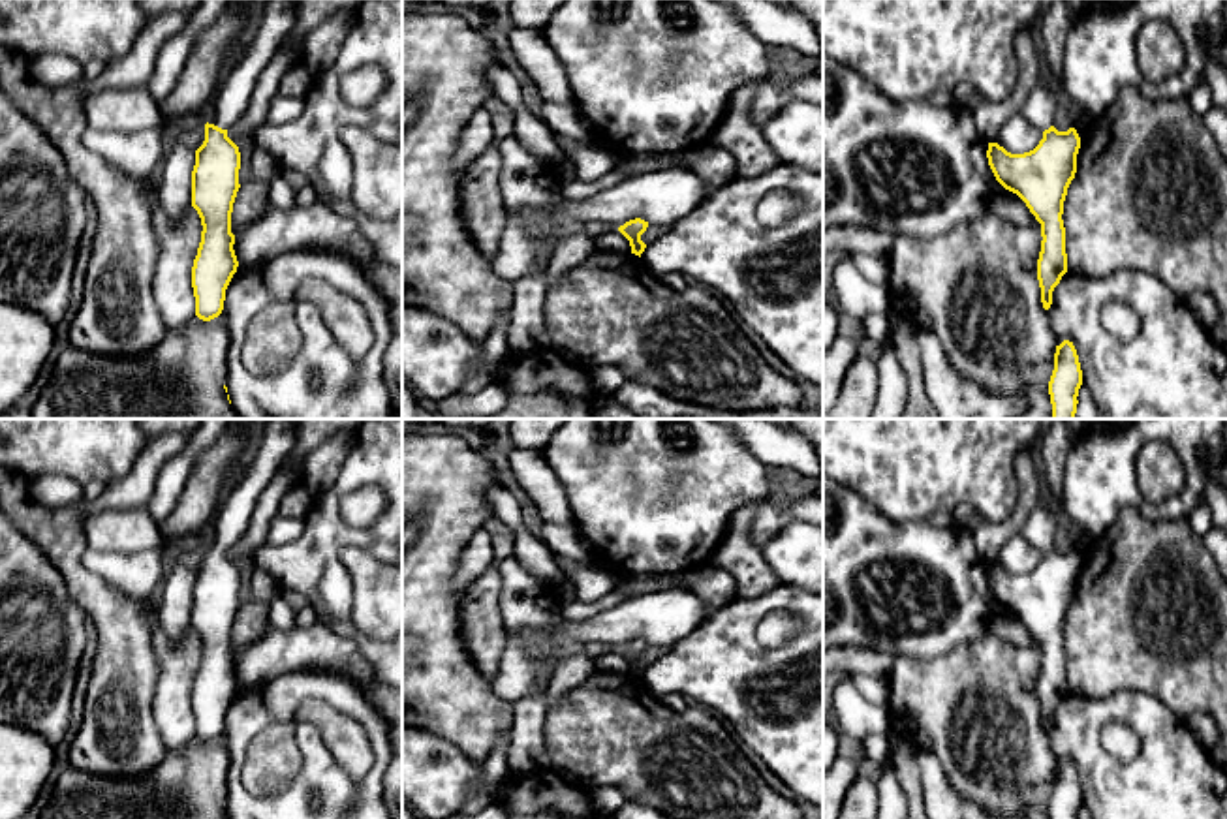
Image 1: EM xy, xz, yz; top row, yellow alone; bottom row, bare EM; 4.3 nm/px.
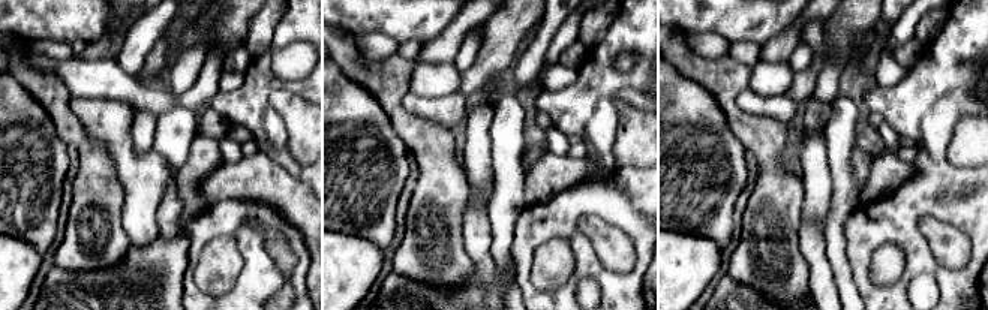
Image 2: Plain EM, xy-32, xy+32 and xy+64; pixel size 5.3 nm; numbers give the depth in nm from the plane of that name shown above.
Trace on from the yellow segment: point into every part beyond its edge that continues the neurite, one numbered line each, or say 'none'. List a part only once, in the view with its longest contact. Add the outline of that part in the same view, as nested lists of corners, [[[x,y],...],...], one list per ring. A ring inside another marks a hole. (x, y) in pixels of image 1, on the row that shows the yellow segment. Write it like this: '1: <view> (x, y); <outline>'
1: xy (232, 98); [[[267,0],[261,24],[242,56],[220,79],[209,111],[214,126],[229,130],[250,105],[256,83],[295,23],[295,0]]]

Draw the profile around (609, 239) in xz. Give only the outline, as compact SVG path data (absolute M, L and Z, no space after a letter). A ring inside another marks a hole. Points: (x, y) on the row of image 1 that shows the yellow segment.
M603 227L596 235L596 246L603 252L628 254L631 252L629 240L616 227Z

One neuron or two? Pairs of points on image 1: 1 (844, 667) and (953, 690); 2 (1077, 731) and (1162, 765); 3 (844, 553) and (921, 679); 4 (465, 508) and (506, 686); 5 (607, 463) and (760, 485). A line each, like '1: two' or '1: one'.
1: two
2: one
3: two
4: two
5: one

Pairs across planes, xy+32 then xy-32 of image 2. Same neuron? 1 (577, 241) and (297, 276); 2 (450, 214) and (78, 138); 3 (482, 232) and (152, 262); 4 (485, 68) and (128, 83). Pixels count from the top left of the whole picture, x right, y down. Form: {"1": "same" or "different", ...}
{"1": "same", "2": "same", "3": "different", "4": "different"}

